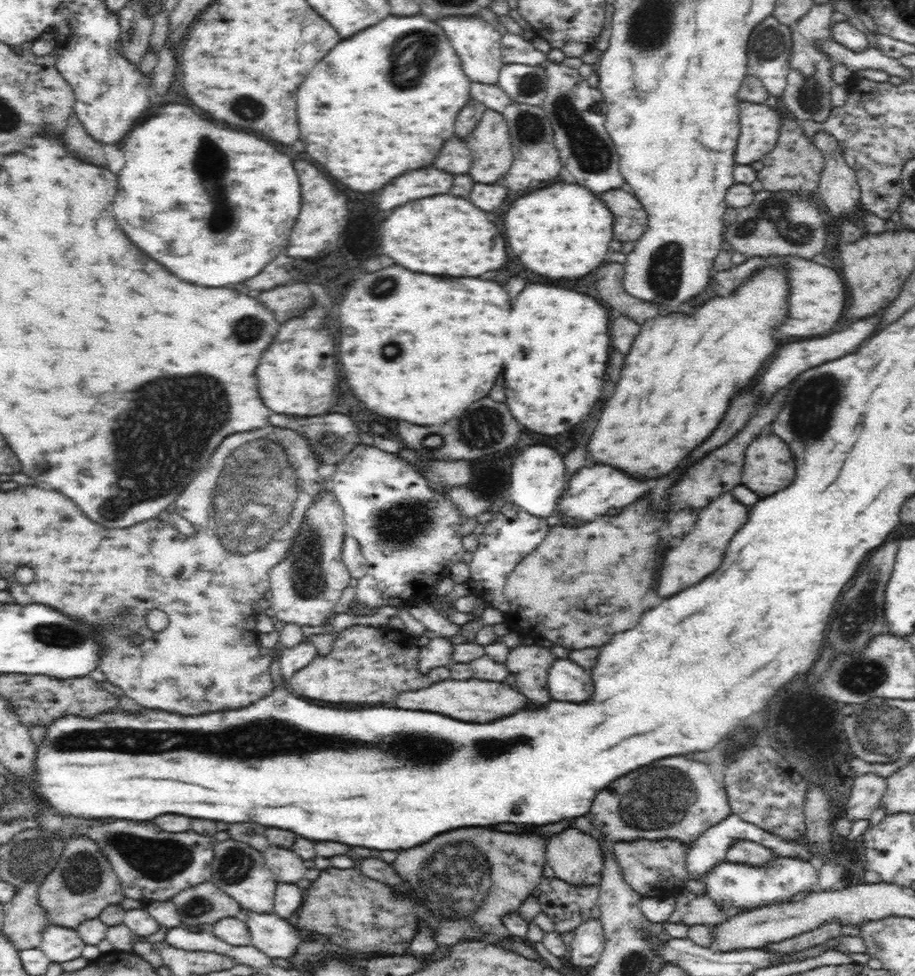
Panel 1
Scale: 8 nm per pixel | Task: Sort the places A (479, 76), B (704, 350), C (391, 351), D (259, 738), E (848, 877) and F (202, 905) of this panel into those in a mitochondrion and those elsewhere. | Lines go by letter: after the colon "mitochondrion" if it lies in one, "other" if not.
A: other
B: other
C: mitochondrion
D: mitochondrion
E: other
F: mitochondrion

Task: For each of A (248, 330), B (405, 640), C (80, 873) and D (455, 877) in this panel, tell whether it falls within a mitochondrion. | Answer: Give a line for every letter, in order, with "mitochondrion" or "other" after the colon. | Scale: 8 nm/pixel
A: mitochondrion
B: other
C: mitochondrion
D: mitochondrion

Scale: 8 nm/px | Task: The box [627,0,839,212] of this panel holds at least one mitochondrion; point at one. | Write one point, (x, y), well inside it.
(810, 96)

